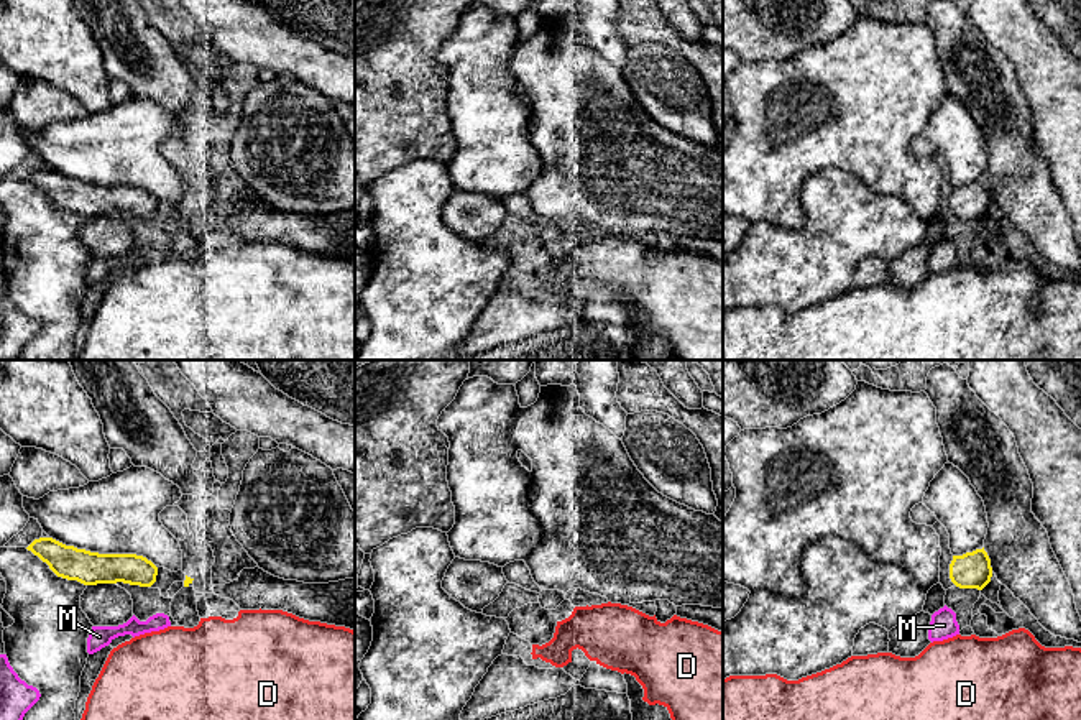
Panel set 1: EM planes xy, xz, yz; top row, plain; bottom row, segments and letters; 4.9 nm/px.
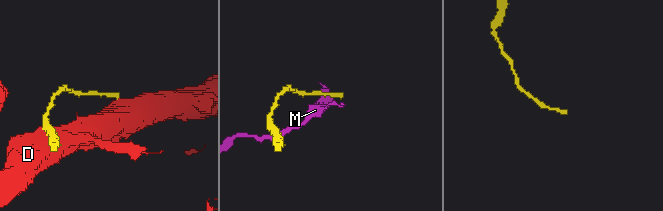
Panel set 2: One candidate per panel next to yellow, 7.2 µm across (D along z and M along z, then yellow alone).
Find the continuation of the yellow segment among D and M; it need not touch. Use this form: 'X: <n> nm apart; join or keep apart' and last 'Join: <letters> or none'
D: 170 nm apart; keep apart
M: 110 nm apart; keep apart
Join: none

